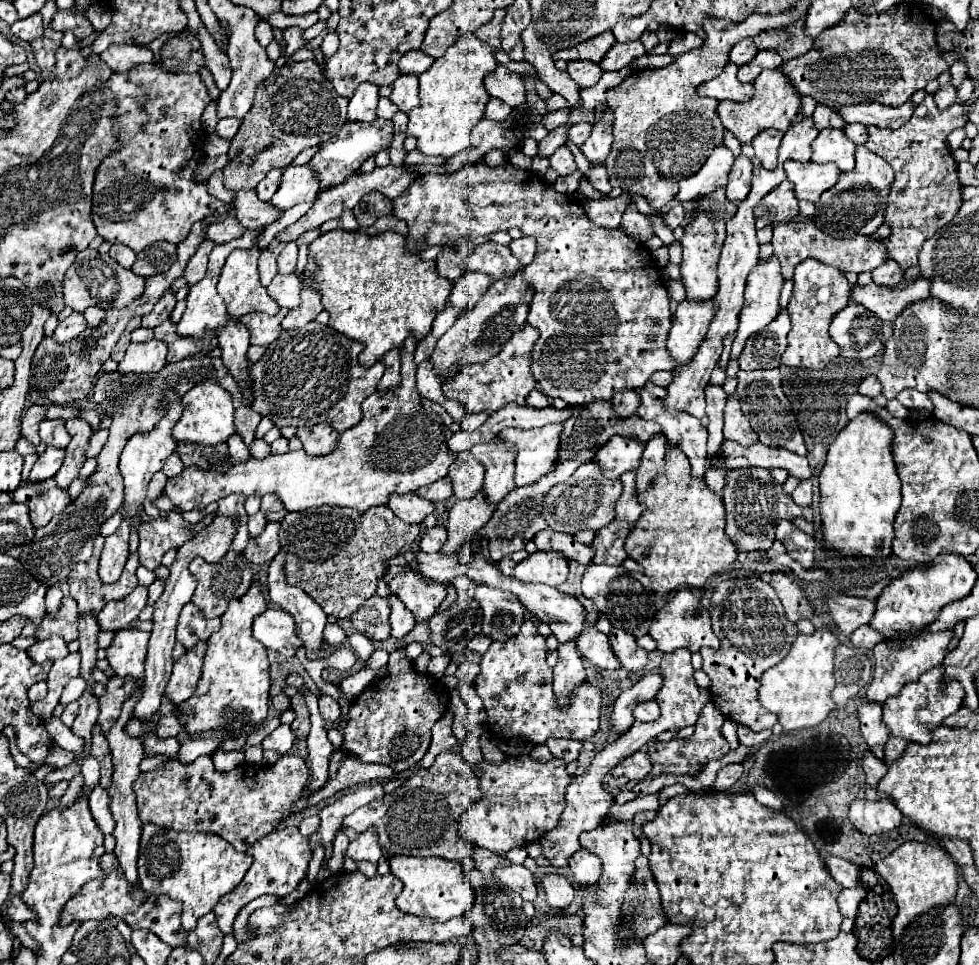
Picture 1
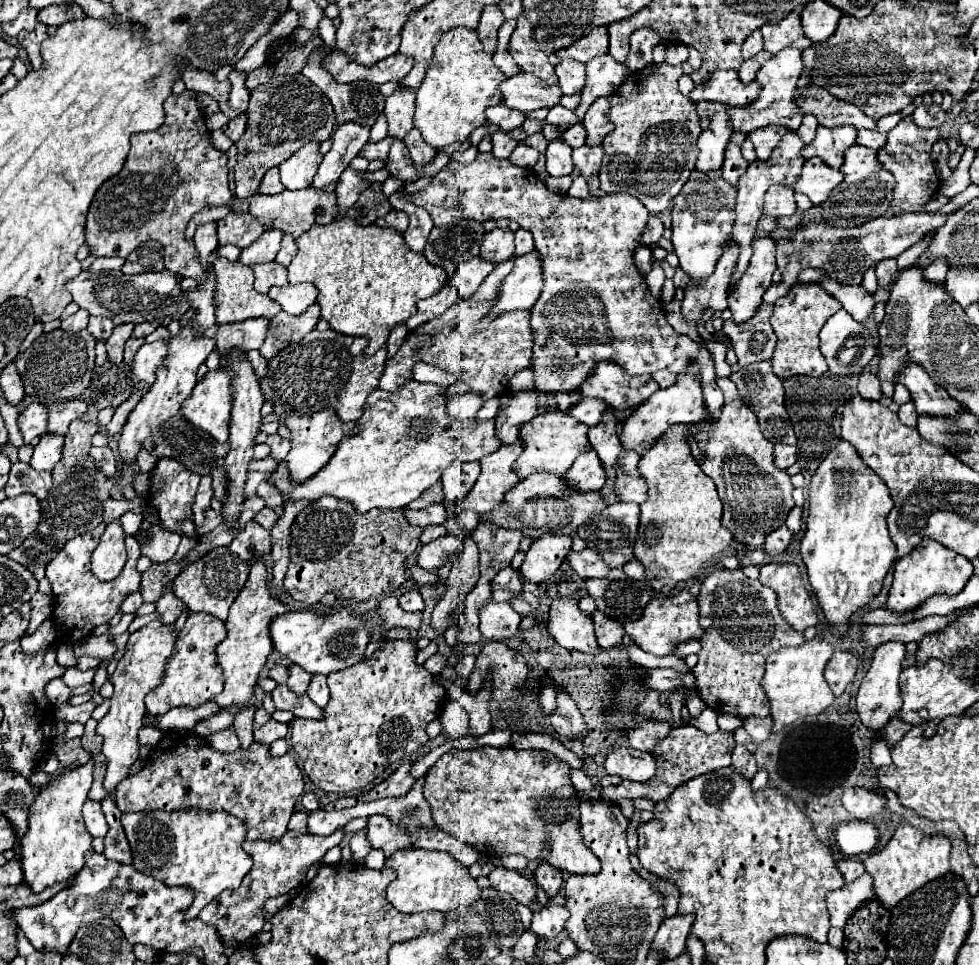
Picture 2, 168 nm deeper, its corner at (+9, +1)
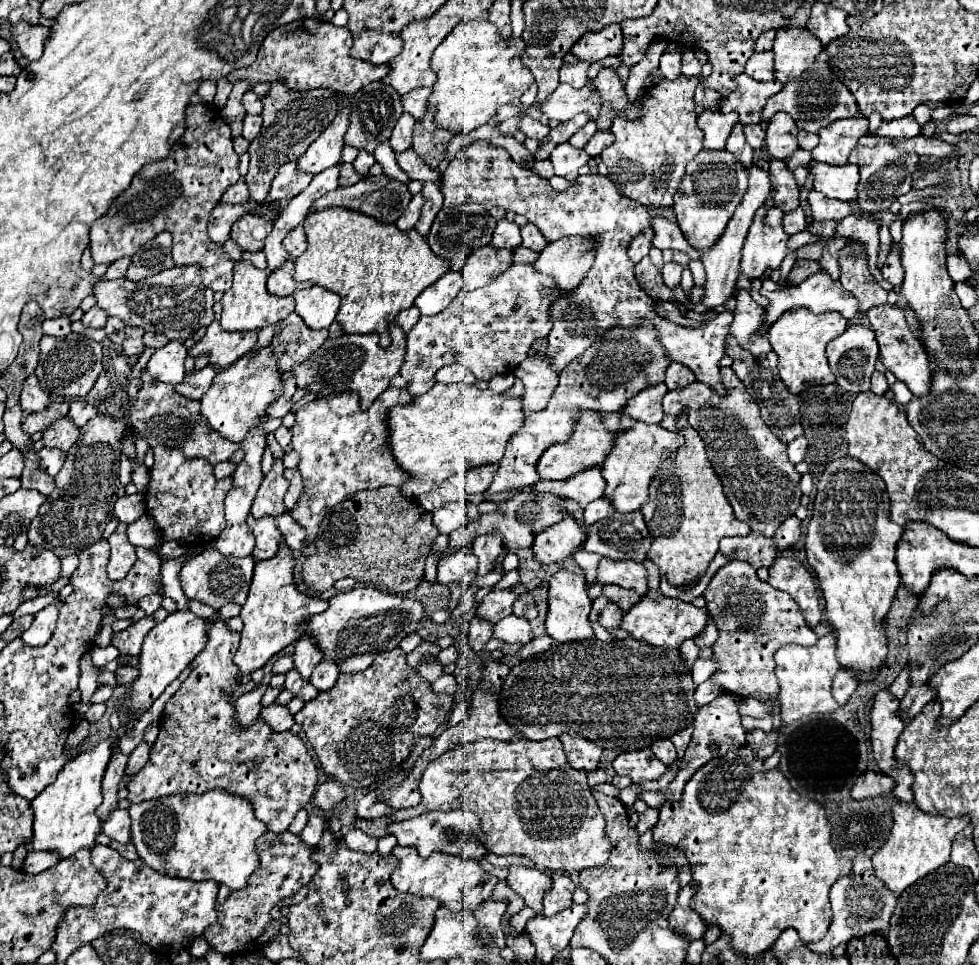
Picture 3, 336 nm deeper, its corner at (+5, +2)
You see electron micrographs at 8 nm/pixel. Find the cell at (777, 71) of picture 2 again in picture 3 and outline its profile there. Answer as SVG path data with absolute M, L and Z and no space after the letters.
M801 27L779 29L773 45L777 69L775 79L781 79L785 83L787 77L799 77L821 51L823 51L821 41L807 29Z

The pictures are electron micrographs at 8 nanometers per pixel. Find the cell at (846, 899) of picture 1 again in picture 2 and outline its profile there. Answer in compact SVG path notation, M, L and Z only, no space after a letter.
M863 874L855 882L845 884L839 890L833 890L827 894L827 908L831 914L831 926L843 928L849 916L865 902L873 900L875 892L871 886L871 876Z

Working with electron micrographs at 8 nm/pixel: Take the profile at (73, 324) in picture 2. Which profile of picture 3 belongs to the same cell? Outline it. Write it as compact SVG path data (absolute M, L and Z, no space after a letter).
M93 307L93 309L89 309L85 315L83 315L83 325L85 327L93 327L93 329L103 329L105 327L105 323L107 323L107 313L105 311L101 311L99 307Z

